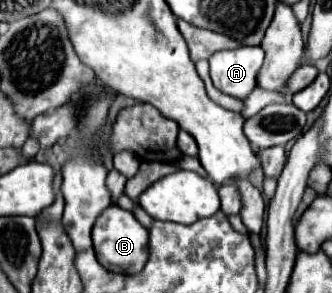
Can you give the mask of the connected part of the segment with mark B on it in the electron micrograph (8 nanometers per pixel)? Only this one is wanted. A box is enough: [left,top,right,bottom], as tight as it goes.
[93,204,149,274]

